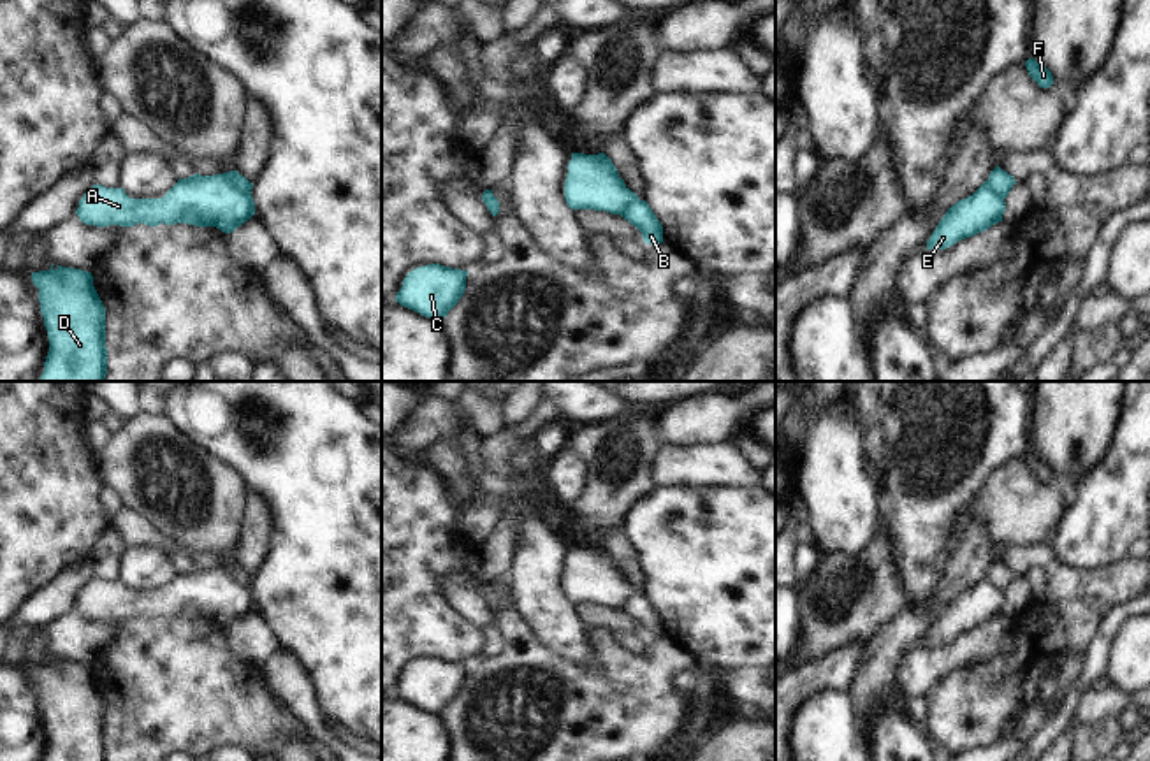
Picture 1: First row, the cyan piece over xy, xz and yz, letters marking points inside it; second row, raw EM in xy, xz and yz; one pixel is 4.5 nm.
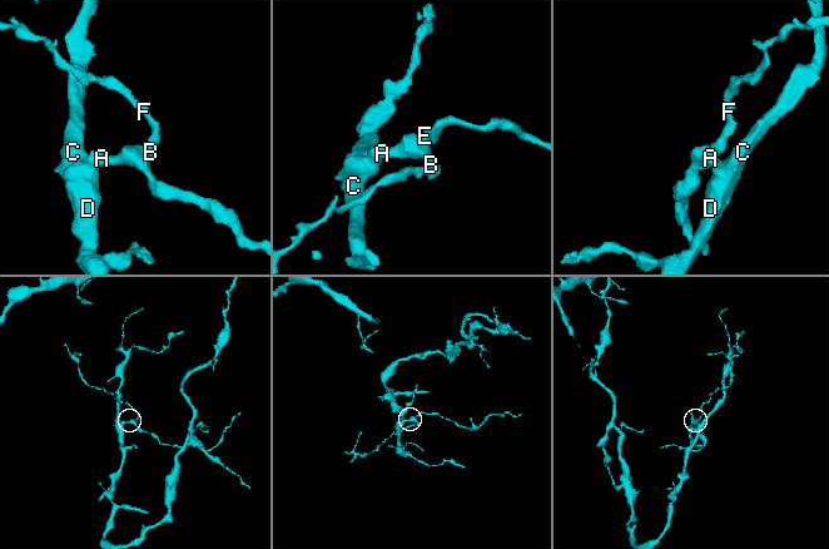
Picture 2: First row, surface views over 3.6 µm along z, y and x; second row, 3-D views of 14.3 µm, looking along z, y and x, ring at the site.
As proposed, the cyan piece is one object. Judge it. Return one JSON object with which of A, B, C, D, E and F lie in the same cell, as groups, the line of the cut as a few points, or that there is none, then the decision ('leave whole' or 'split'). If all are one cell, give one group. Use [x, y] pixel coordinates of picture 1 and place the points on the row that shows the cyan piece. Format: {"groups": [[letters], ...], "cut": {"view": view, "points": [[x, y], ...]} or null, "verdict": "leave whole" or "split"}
{"groups": [["A", "C", "D", "E"], ["B", "F"]], "cut": {"view": "xy", "points": [[229, 173], [229, 178], [250, 194]]}, "verdict": "split"}

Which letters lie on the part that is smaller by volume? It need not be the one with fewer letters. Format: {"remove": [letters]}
{"remove": ["B", "F"]}

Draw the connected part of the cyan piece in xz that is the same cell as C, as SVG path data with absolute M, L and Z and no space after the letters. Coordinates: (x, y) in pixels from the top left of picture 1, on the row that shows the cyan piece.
M440 264L417 267L403 279L396 302L422 316L443 322L448 311L462 297L466 276L468 271Z

